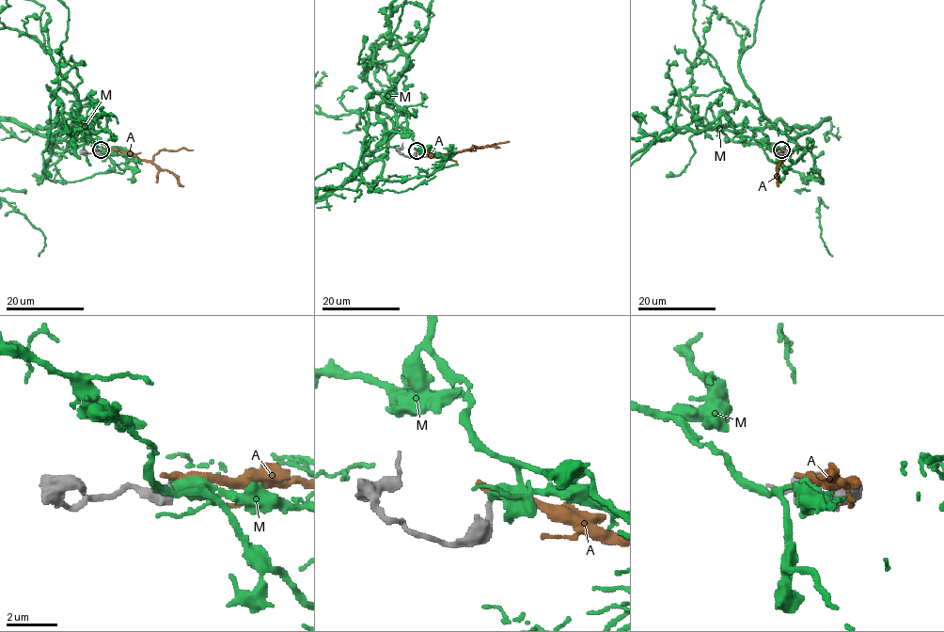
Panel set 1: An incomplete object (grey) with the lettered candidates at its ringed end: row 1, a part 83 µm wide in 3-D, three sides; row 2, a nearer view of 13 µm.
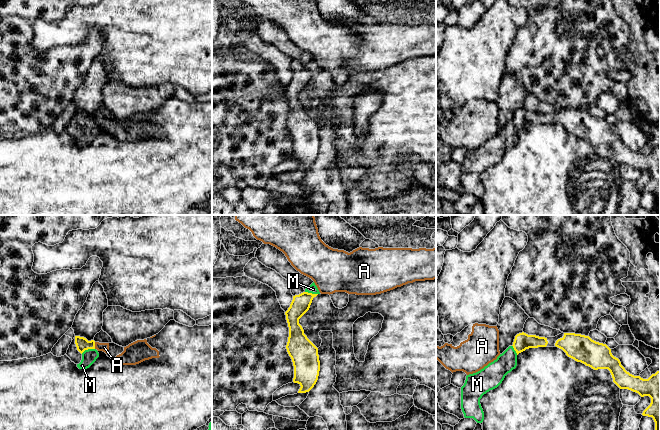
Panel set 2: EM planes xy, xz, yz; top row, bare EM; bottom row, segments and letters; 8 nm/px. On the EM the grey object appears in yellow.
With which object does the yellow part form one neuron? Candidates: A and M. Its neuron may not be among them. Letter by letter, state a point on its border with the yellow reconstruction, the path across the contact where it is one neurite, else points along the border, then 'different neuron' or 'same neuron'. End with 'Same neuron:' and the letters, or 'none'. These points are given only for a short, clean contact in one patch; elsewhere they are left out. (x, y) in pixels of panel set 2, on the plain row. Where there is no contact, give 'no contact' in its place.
A: meets yellow in xy at (94, 121); border along xy (94, 118), (95, 124); different neuron
M: meets yellow in xy at (87, 125); runs through xy (82, 120), (87, 125), (89, 132); same neuron
Same neuron: M

